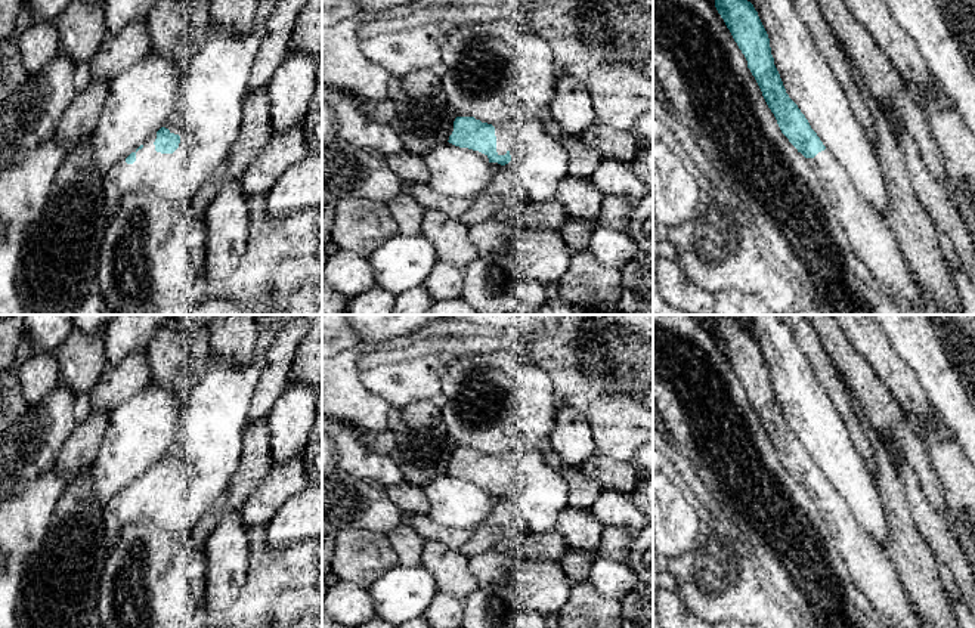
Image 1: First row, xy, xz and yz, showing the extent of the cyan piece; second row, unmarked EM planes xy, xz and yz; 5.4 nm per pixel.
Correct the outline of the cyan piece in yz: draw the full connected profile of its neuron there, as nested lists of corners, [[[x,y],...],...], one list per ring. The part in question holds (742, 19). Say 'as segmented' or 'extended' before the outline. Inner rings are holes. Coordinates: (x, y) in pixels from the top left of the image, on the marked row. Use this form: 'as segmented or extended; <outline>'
extended; [[[715,0],[715,7],[724,19],[739,49],[745,55],[748,68],[755,77],[781,133],[789,139],[793,148],[804,155],[807,164],[823,185],[832,202],[833,211],[845,229],[848,241],[857,257],[869,267],[888,296],[894,300],[907,300],[919,309],[919,287],[897,245],[895,235],[886,220],[873,211],[860,197],[844,167],[833,161],[830,152],[811,129],[805,115],[786,93],[780,74],[774,65],[768,34],[753,4],[748,0]]]

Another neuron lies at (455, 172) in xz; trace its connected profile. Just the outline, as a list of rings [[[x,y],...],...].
[[[445,142],[422,158],[428,168],[427,183],[445,197],[473,199],[493,180],[492,163],[468,148]]]

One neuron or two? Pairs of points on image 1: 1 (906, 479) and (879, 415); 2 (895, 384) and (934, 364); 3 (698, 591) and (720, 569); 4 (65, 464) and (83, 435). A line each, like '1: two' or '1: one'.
1: two
2: two
3: one
4: one

